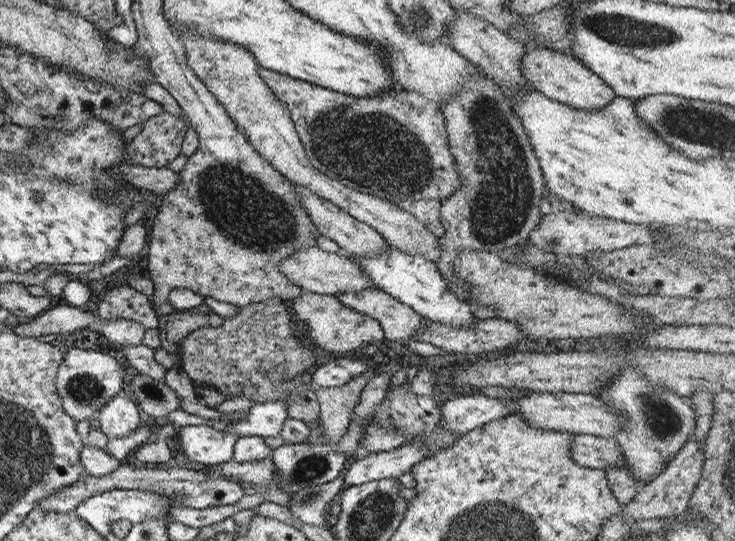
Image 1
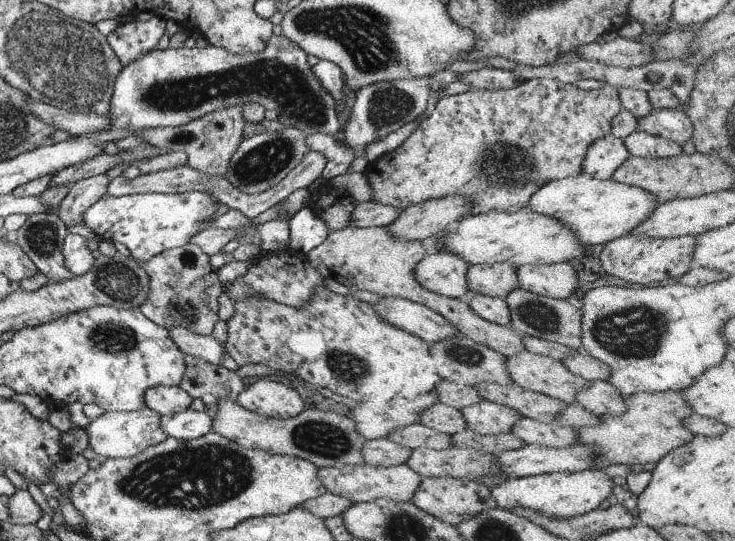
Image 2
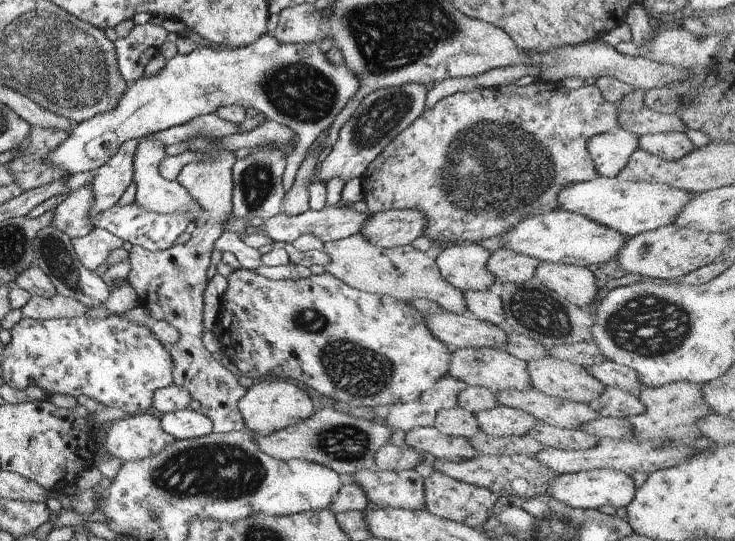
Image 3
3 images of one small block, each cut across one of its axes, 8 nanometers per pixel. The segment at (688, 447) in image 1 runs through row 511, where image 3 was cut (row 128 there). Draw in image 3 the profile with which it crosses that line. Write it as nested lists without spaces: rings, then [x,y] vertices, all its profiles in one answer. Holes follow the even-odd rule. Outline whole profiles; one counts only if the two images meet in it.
[[[644,105],[638,111],[618,112],[618,122],[624,130],[634,134],[685,132],[686,126],[681,117],[674,114],[660,114]]]

